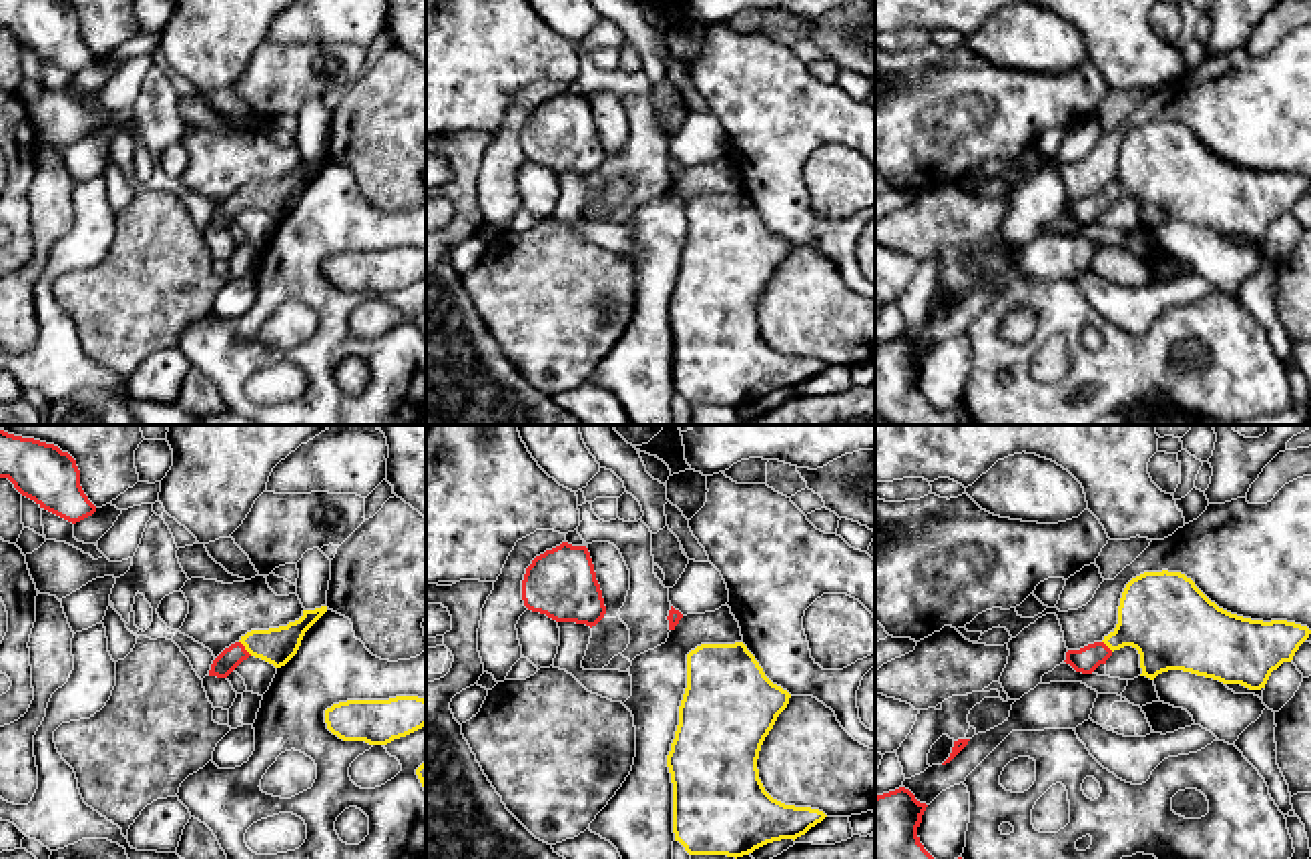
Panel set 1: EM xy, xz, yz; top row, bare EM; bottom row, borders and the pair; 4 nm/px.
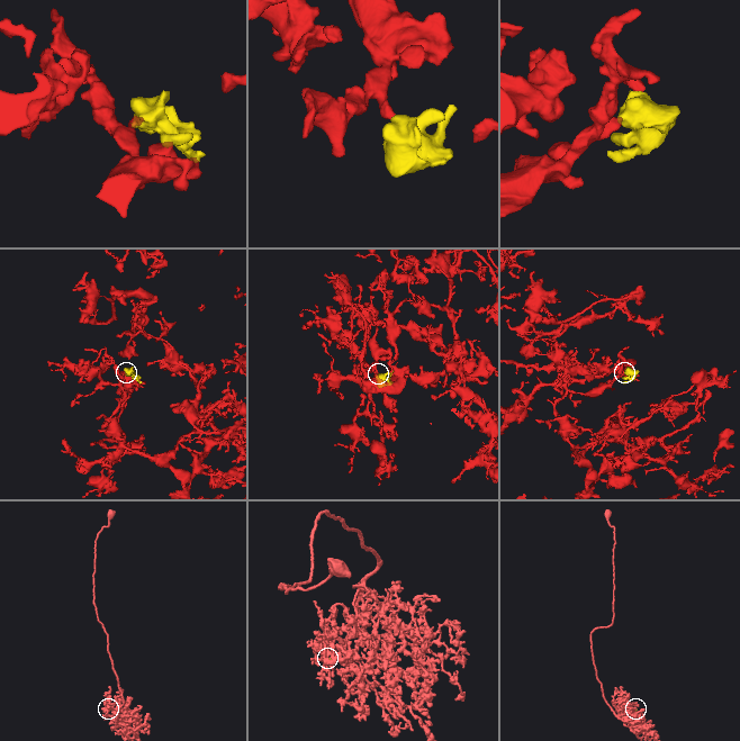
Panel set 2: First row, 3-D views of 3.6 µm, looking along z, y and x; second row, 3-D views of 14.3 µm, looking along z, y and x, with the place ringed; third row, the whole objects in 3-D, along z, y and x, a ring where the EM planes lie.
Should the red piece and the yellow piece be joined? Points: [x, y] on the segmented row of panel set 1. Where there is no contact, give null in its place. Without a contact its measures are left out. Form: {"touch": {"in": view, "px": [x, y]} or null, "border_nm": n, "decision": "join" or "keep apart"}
{"touch": {"in": "xy", "px": [243, 649]}, "border_nm": 80, "decision": "join"}

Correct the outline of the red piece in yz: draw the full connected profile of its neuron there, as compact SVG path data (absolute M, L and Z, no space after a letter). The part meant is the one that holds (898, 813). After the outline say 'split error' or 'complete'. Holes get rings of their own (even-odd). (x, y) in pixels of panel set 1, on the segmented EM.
M905 787L875 797L875 859L934 859L917 837L926 807Z; complete

